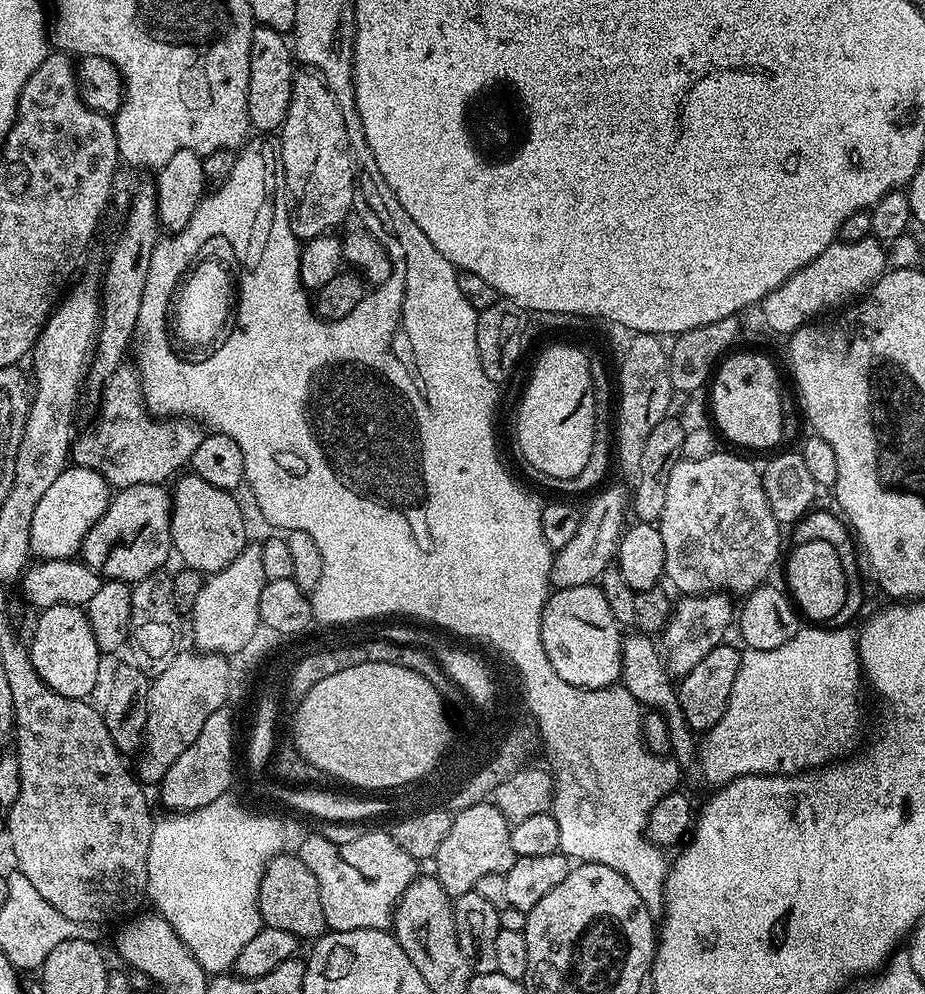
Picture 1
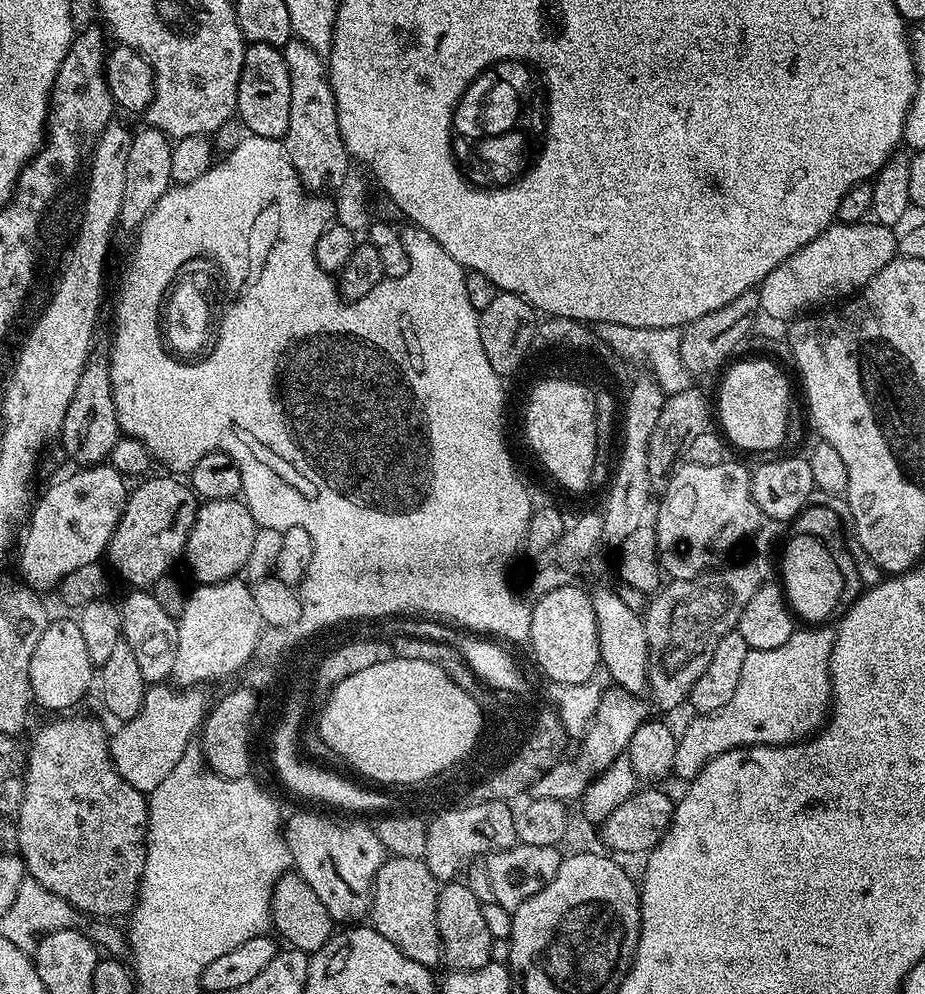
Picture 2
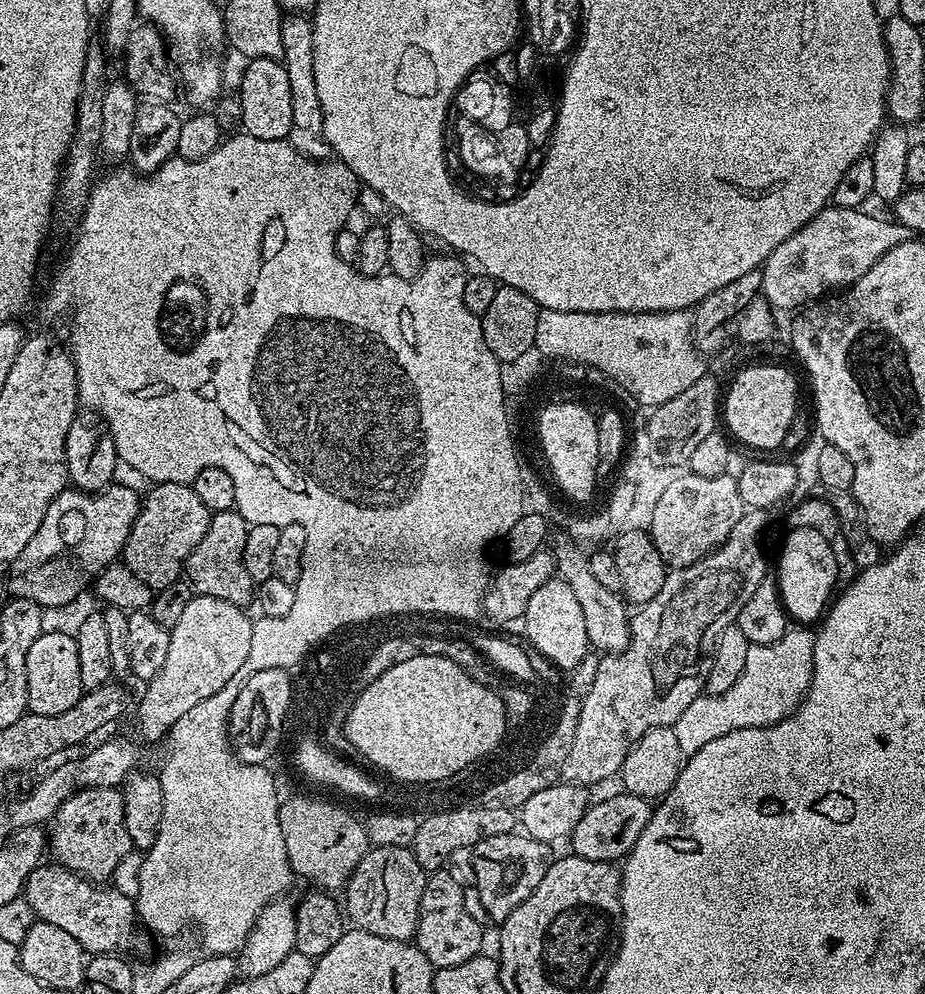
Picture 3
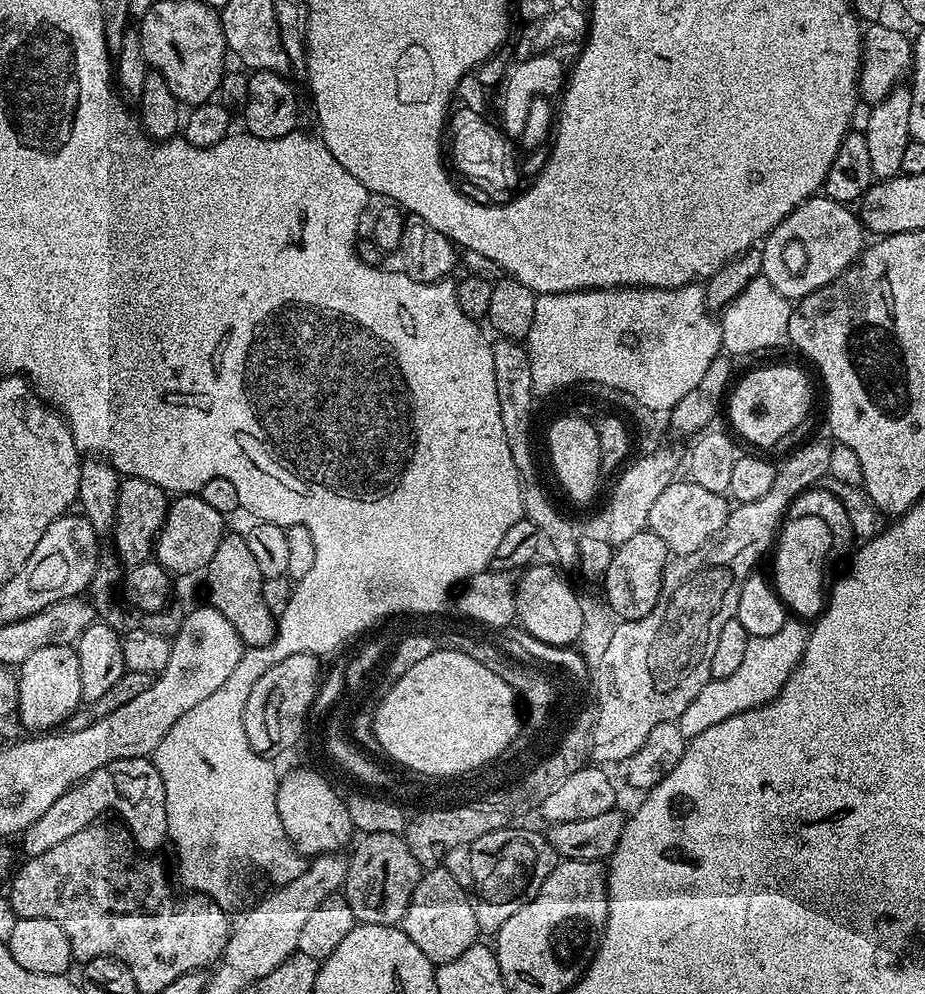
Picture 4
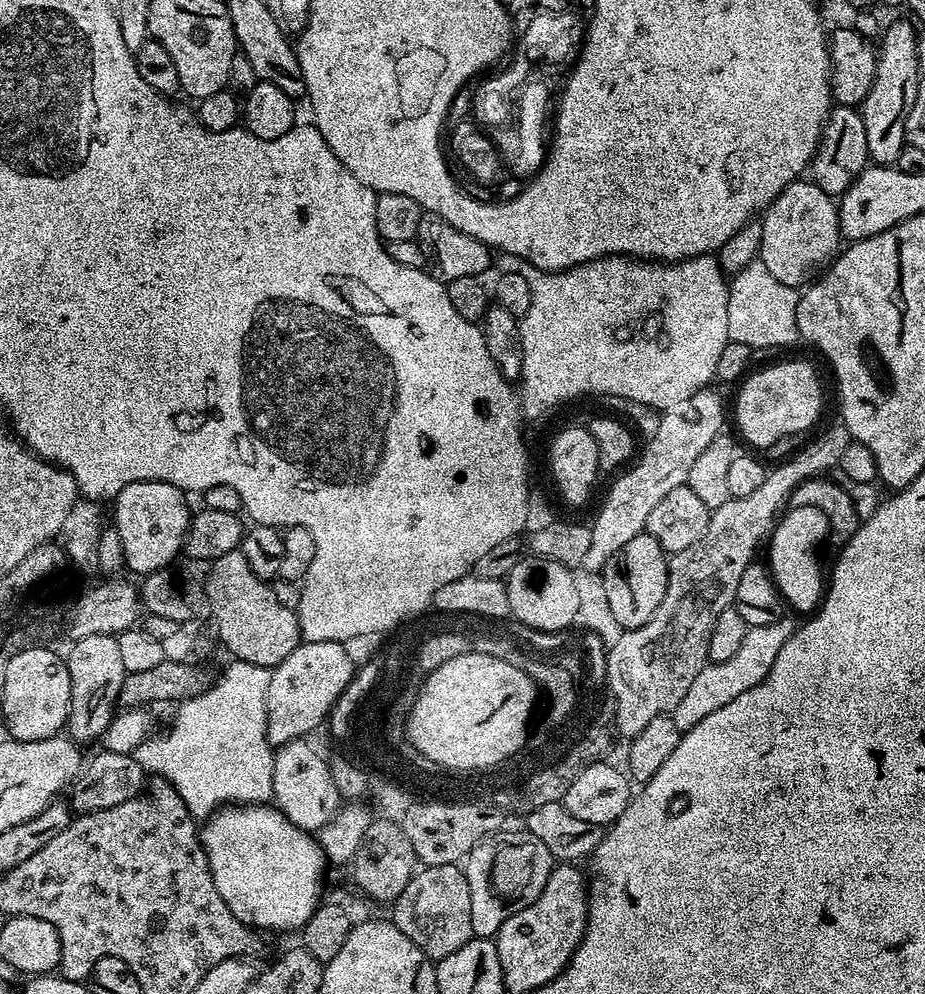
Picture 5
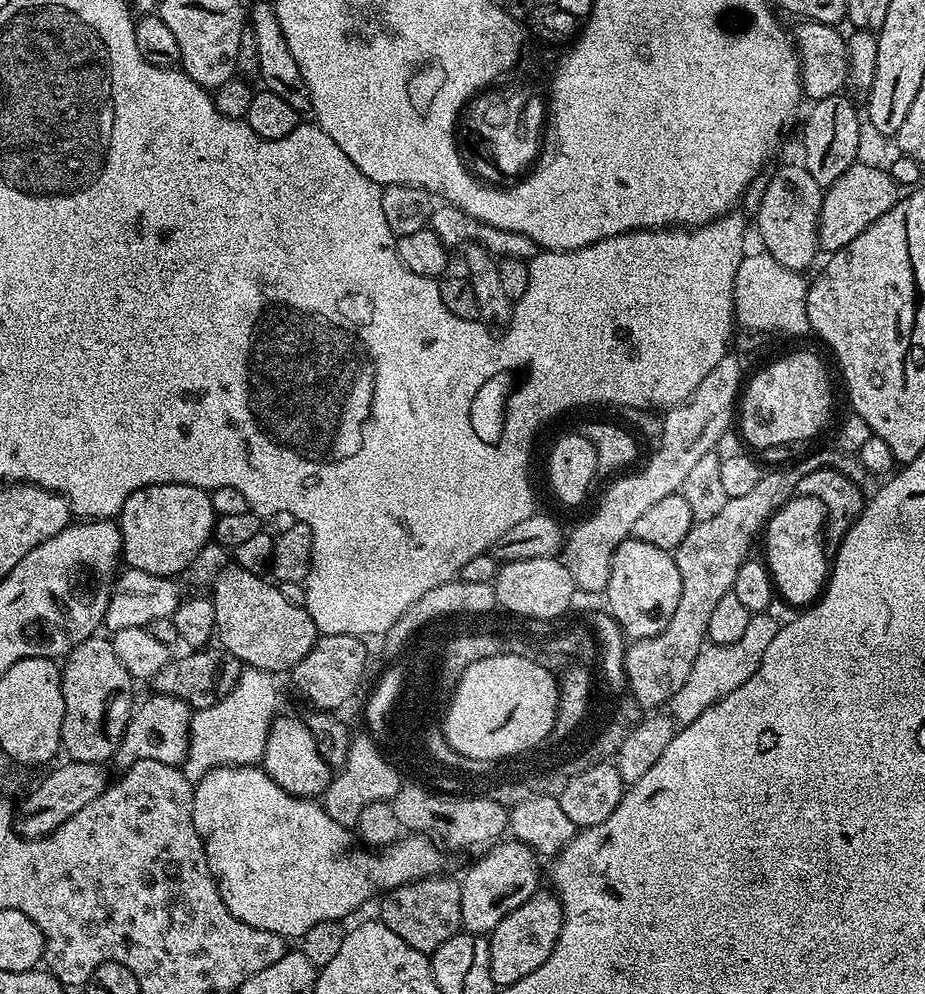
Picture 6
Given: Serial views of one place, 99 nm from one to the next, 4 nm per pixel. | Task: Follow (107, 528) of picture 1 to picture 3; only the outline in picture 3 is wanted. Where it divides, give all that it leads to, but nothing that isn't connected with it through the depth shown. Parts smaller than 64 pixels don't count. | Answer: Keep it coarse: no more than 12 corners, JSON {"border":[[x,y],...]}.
{"border":[[152,484],[122,560],[155,590],[181,579],[212,513]]}

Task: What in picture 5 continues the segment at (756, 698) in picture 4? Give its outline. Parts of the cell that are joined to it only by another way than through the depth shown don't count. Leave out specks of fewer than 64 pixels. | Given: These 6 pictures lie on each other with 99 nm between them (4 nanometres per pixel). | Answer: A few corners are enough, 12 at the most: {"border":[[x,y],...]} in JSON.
{"border":[[788,618],[748,629],[726,662],[707,663],[670,713],[689,732],[758,686],[792,637]]}

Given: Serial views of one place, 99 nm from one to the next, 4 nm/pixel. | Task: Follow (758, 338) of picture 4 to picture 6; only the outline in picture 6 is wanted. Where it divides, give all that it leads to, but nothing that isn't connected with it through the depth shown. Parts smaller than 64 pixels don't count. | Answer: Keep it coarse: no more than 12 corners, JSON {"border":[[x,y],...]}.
{"border":[[768,253],[734,278],[741,329],[809,335],[809,283]]}

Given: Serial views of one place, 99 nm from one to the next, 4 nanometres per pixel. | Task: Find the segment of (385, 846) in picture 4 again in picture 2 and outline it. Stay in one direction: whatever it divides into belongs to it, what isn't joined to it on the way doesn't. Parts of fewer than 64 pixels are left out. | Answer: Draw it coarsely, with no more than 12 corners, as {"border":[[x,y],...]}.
{"border":[[389,855],[370,924],[428,969],[442,960],[441,885],[421,858]]}

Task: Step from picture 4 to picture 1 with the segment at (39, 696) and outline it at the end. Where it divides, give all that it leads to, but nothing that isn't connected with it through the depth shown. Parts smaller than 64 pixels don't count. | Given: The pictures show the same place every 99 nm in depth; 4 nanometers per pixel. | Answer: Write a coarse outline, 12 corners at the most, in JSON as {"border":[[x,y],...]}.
{"border":[[84,608],[43,609],[34,670],[58,694],[88,700],[102,653]]}

